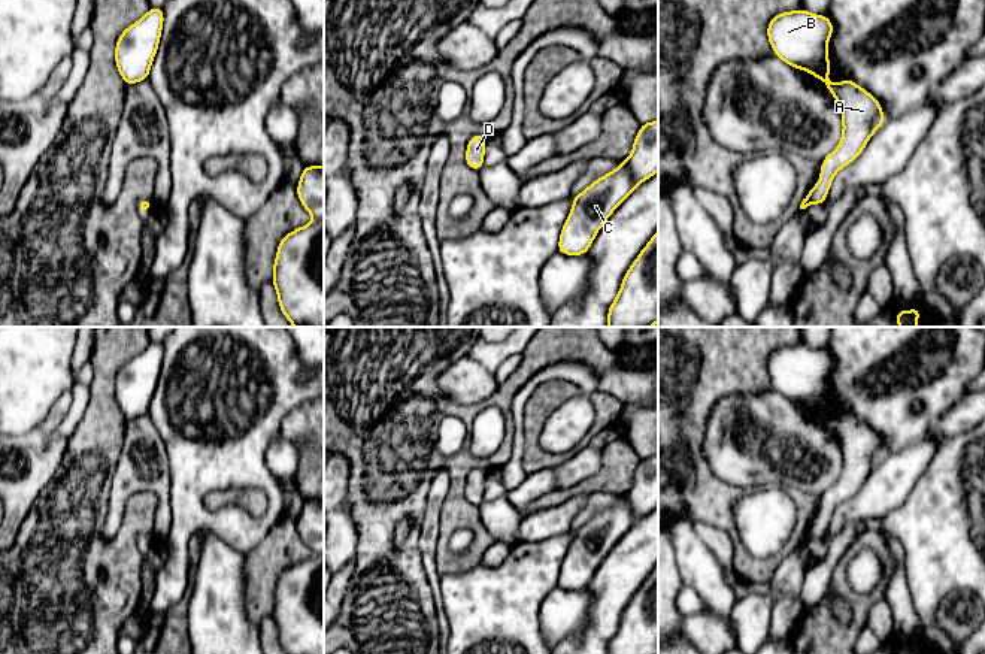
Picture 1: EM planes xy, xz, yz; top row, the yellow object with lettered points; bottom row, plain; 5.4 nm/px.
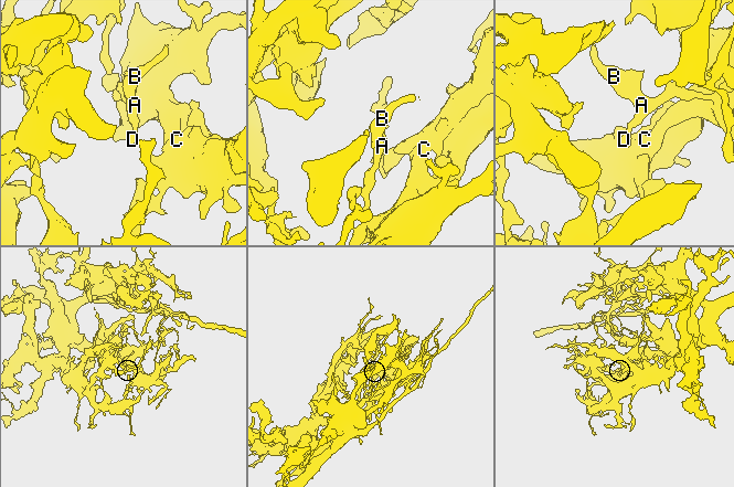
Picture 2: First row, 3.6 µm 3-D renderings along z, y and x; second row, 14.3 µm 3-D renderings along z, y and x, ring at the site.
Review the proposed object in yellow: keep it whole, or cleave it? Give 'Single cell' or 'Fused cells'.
Single cell

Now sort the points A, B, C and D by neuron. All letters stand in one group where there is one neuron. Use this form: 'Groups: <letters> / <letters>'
Groups: A B C D

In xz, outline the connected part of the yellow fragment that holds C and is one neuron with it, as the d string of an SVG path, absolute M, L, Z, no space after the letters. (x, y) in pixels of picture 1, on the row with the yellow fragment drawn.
M658 119L642 122L631 154L578 196L561 228L558 252L587 255L598 230L634 188L658 172Z

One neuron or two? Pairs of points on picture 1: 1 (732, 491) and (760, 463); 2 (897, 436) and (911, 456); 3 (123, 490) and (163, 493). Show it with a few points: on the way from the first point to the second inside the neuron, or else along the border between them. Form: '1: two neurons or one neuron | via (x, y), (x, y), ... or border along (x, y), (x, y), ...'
1: two neurons | border along (718, 477), (739, 486), (745, 491)
2: two neurons | border along (926, 435), (888, 454)
3: one neuron | via (133, 484), (152, 484)

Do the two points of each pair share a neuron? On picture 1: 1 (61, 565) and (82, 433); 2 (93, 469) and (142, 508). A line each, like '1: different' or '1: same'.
1: same
2: same

